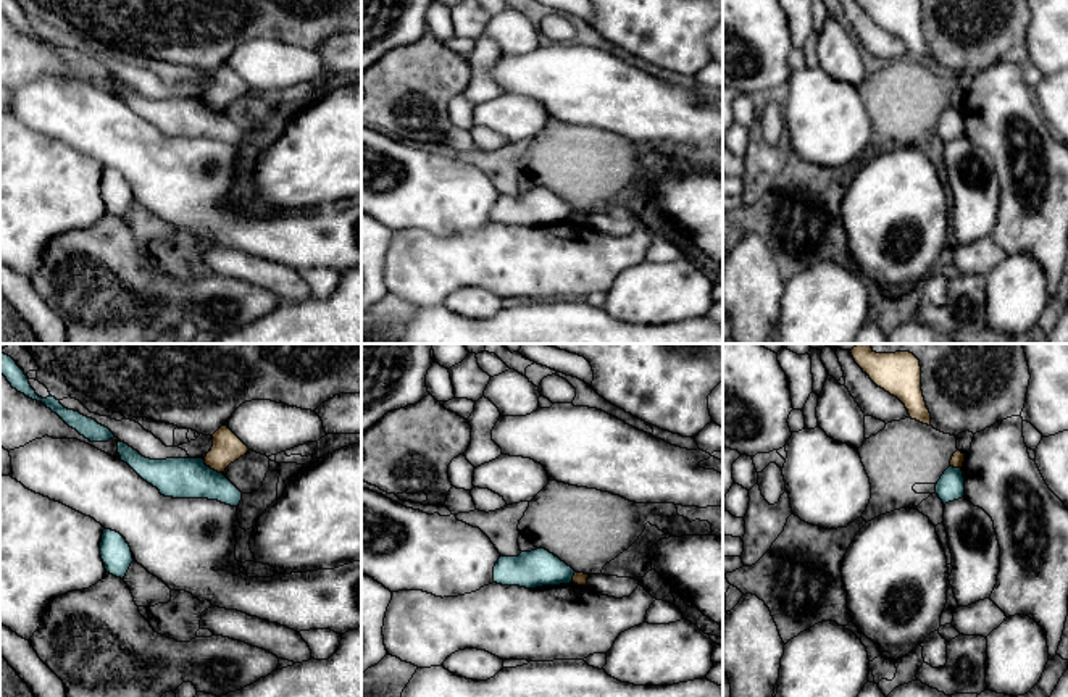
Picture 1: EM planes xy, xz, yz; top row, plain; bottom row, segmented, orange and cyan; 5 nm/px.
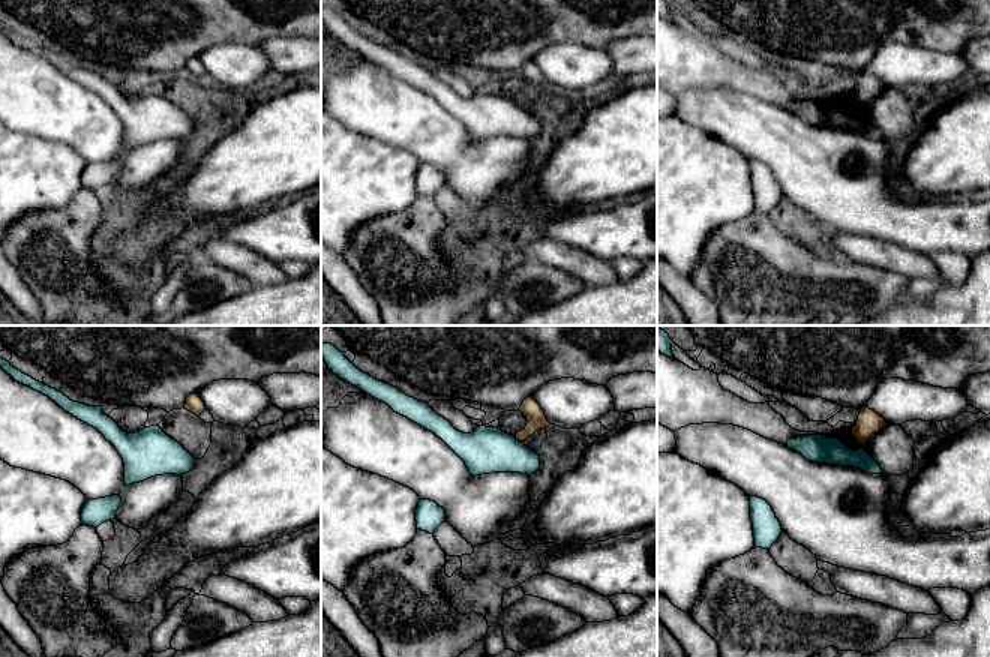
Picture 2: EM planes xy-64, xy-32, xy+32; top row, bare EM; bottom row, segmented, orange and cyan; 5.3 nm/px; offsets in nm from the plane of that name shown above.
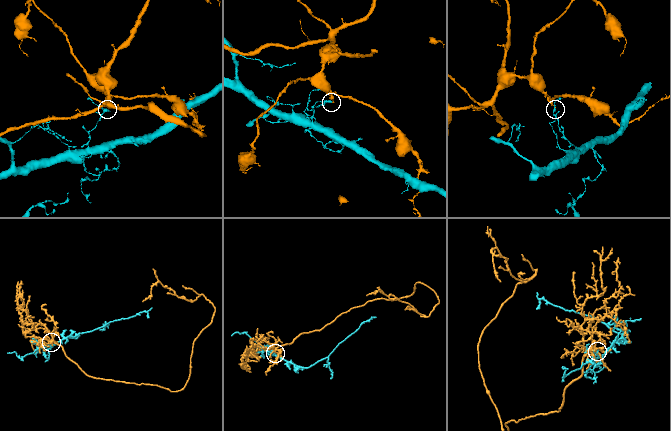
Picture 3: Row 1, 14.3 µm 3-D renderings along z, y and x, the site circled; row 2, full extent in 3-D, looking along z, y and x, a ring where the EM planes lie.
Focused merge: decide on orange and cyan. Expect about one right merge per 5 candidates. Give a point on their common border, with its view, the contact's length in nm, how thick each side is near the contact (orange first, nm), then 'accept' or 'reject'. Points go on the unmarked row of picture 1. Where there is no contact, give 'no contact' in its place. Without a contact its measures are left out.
xy (212, 107) | 130 nm | 150/200 nm | reject

